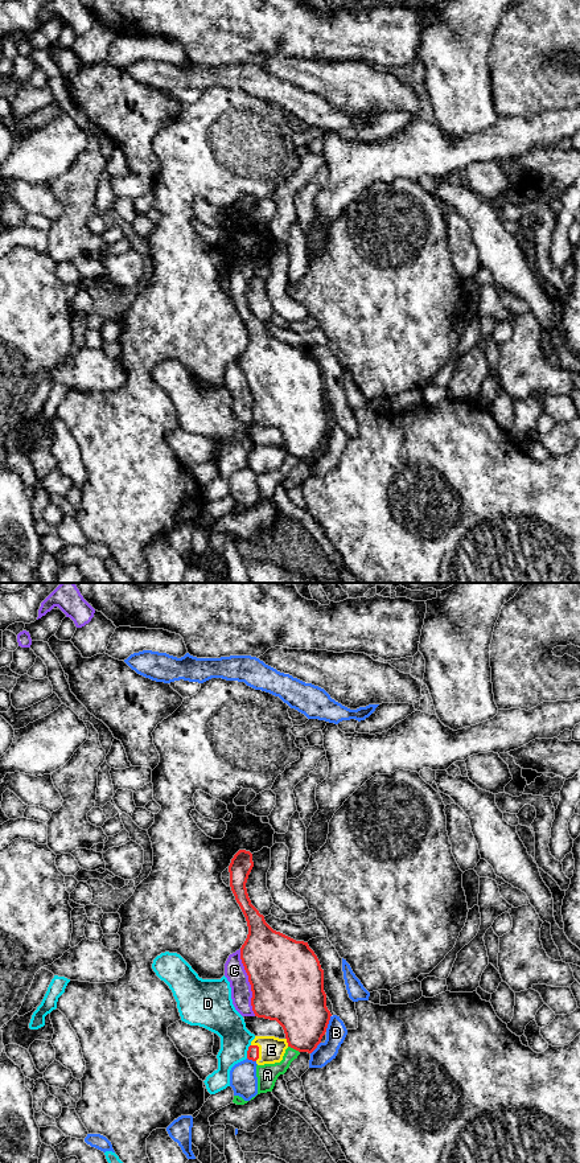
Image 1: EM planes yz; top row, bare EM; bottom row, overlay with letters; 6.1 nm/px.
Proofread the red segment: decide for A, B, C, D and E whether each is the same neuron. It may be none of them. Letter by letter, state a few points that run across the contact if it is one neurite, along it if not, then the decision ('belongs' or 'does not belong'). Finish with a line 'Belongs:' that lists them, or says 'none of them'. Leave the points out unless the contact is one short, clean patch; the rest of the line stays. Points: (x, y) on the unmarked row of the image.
A: line yz (288, 453), (299, 460); does not belong
B: does not belong
C: does not belong
D: does not belong
E: belongs
Belongs: E

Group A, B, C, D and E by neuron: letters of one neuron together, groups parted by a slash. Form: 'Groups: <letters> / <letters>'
Groups: A / B / C / D / E

